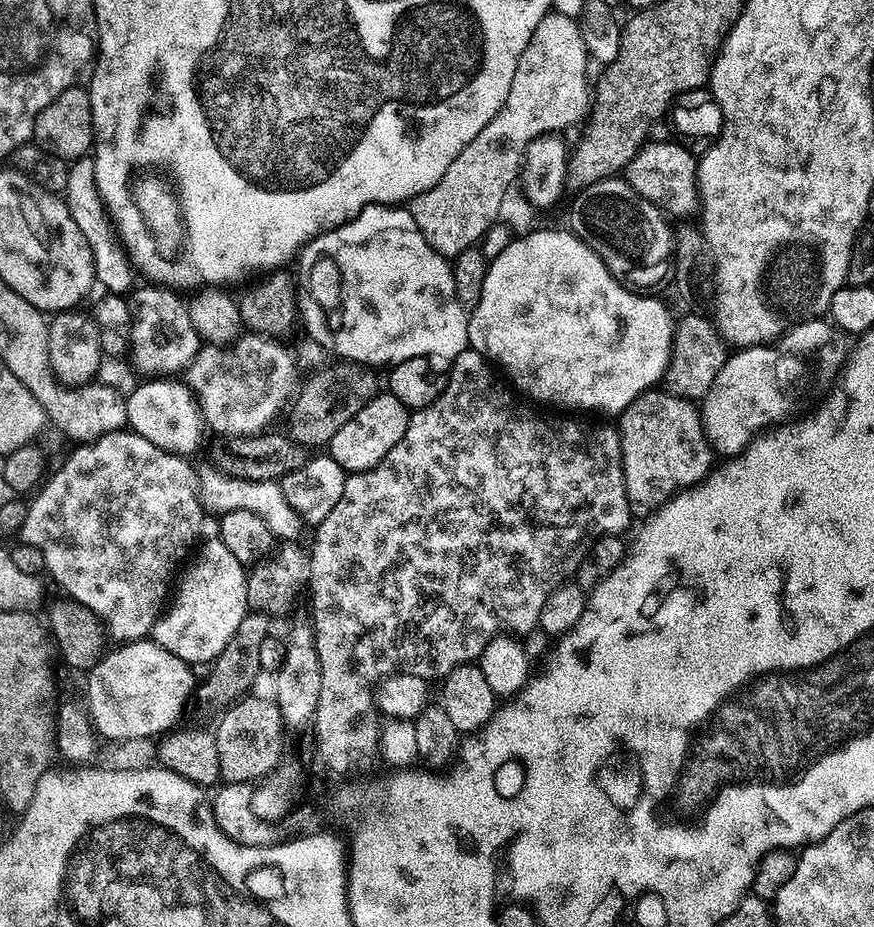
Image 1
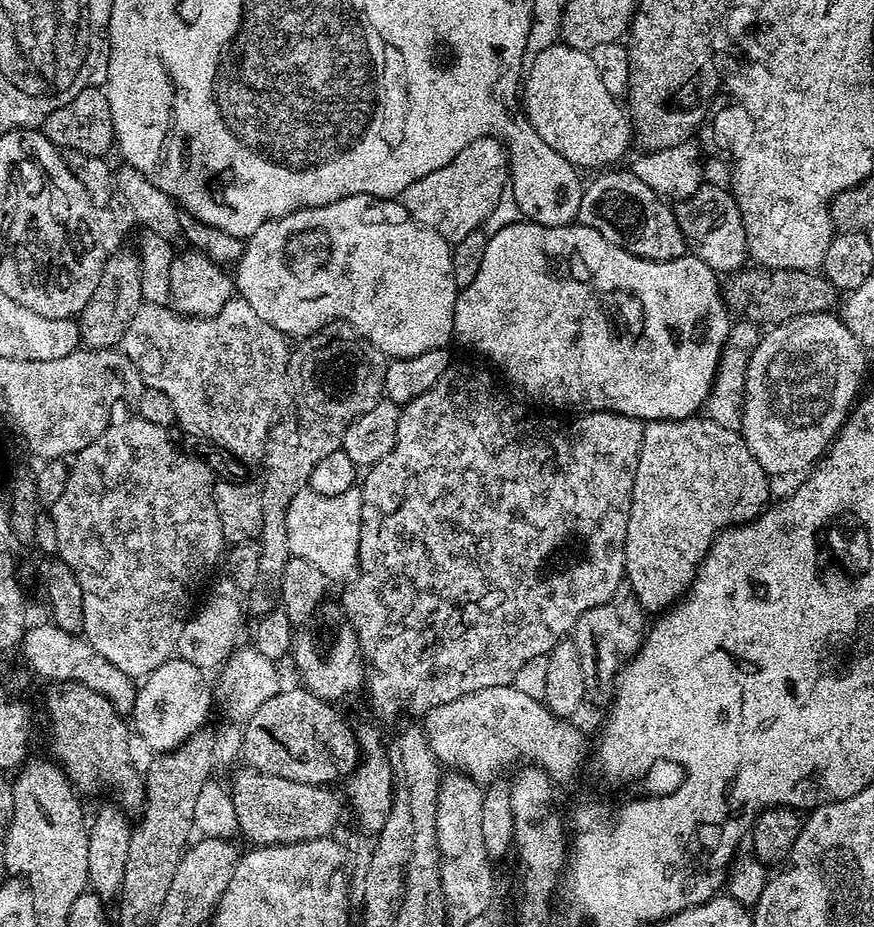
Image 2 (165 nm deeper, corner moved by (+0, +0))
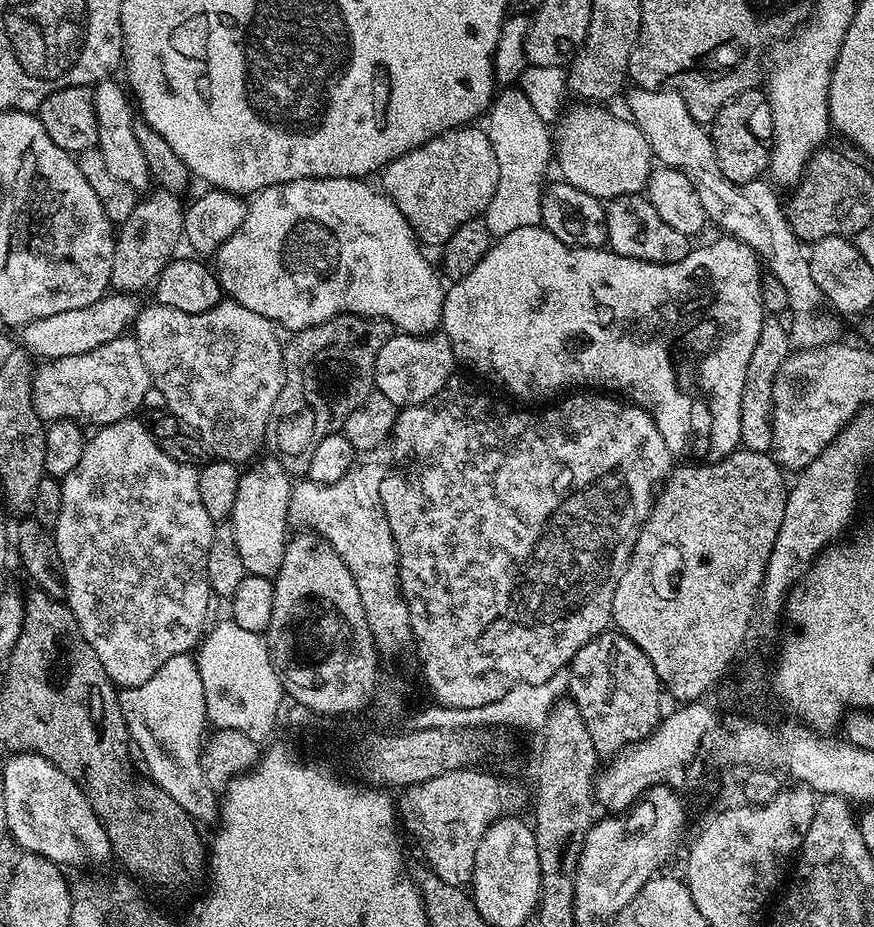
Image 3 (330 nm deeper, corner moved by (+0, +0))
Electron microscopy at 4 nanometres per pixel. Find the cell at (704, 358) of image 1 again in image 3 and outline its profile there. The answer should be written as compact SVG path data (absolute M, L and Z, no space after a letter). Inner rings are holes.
M776 318L765 319L762 334L758 338L758 346L746 370L746 386L742 390L742 406L740 407L740 444L749 448L751 452L771 453L772 451L774 378L782 362L786 362L790 354L790 332L787 332L779 322L780 320Z

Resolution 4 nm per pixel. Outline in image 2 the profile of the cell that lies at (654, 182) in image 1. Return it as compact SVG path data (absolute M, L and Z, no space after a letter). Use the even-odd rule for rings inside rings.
M704 182L694 194L679 201L674 211L678 226L682 230L685 249L702 262L706 262L706 266L710 266L717 274L739 272L749 263L742 214L727 187L719 188L716 184Z

